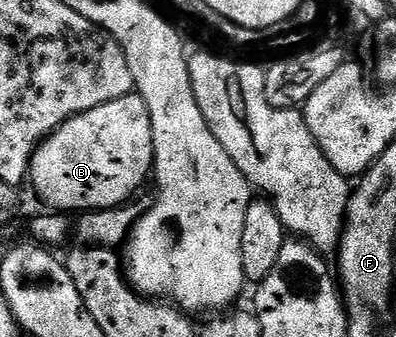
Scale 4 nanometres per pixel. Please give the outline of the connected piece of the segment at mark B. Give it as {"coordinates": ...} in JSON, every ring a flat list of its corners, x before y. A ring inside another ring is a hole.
{"coordinates":[[132,93,121,97,117,101,109,101,105,105,97,105,97,109,89,109,80,115,74,115,71,119,66,119,57,130,52,131,38,147,35,148,35,155,31,158,31,170,29,172,29,183,35,186,35,191,39,194,41,202,55,213,86,213,89,211,108,211,111,207,122,207,124,203,134,200,139,191,139,186,146,179,150,180,153,175,155,165,155,146,153,145,153,125,151,124,151,114,145,105,145,101,137,93]]}

